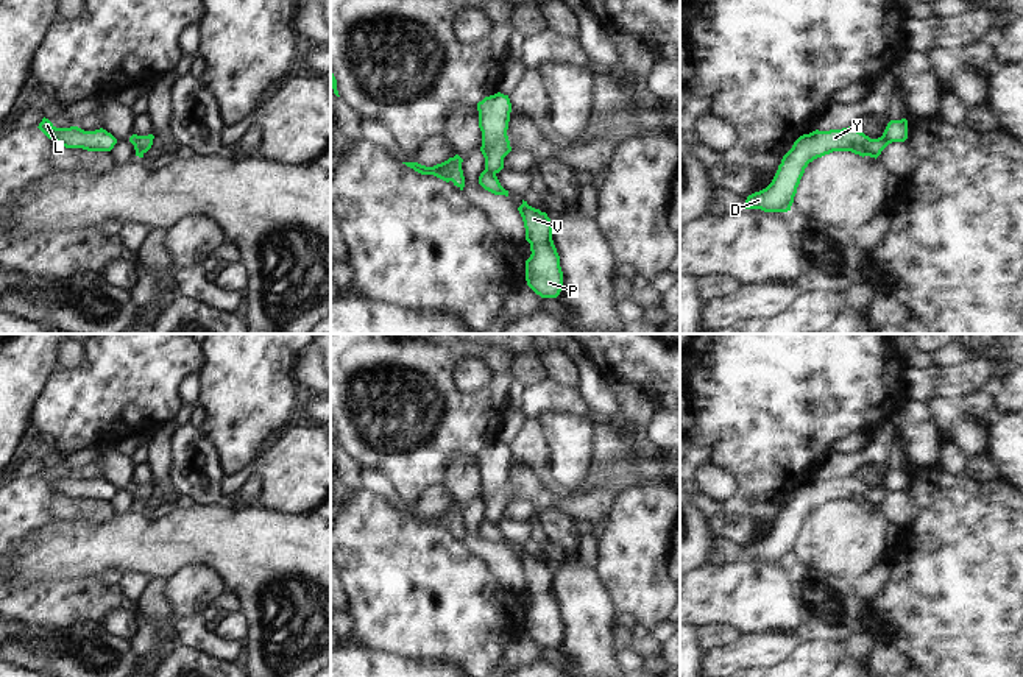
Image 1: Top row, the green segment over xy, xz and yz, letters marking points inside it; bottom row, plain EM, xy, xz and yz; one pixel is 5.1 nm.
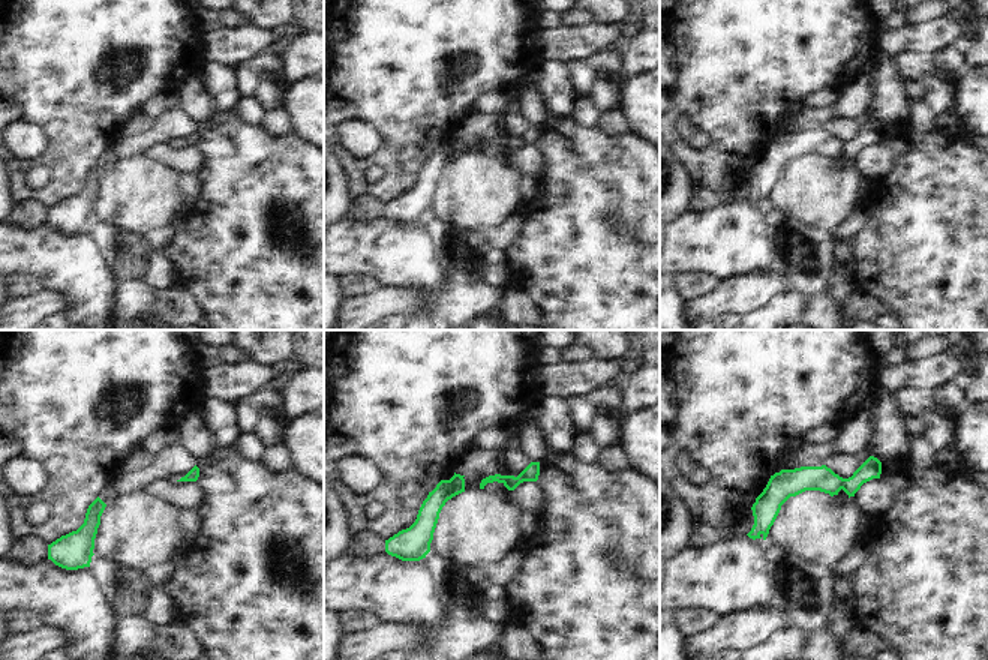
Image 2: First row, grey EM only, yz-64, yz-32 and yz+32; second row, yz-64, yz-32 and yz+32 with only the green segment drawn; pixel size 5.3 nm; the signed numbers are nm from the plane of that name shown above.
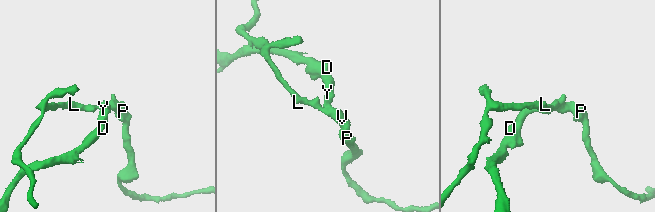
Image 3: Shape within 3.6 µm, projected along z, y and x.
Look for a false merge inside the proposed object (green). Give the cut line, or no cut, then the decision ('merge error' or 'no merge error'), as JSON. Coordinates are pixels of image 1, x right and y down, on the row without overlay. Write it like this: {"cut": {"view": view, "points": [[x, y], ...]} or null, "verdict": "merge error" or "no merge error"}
{"cut": {"view": "yz", "points": [[872, 489], [867, 495], [867, 504]]}, "verdict": "merge error"}

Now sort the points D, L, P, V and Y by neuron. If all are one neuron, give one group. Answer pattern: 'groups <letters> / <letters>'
groups D Y / L P V

